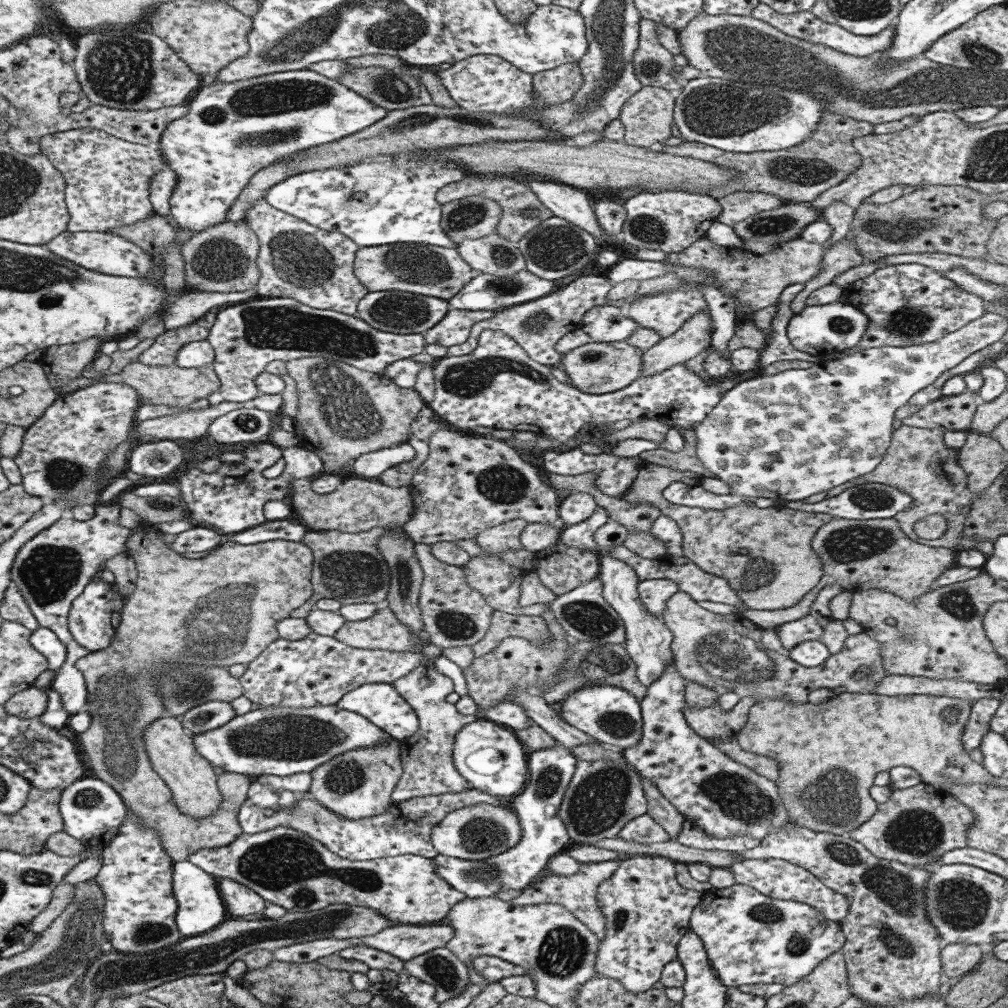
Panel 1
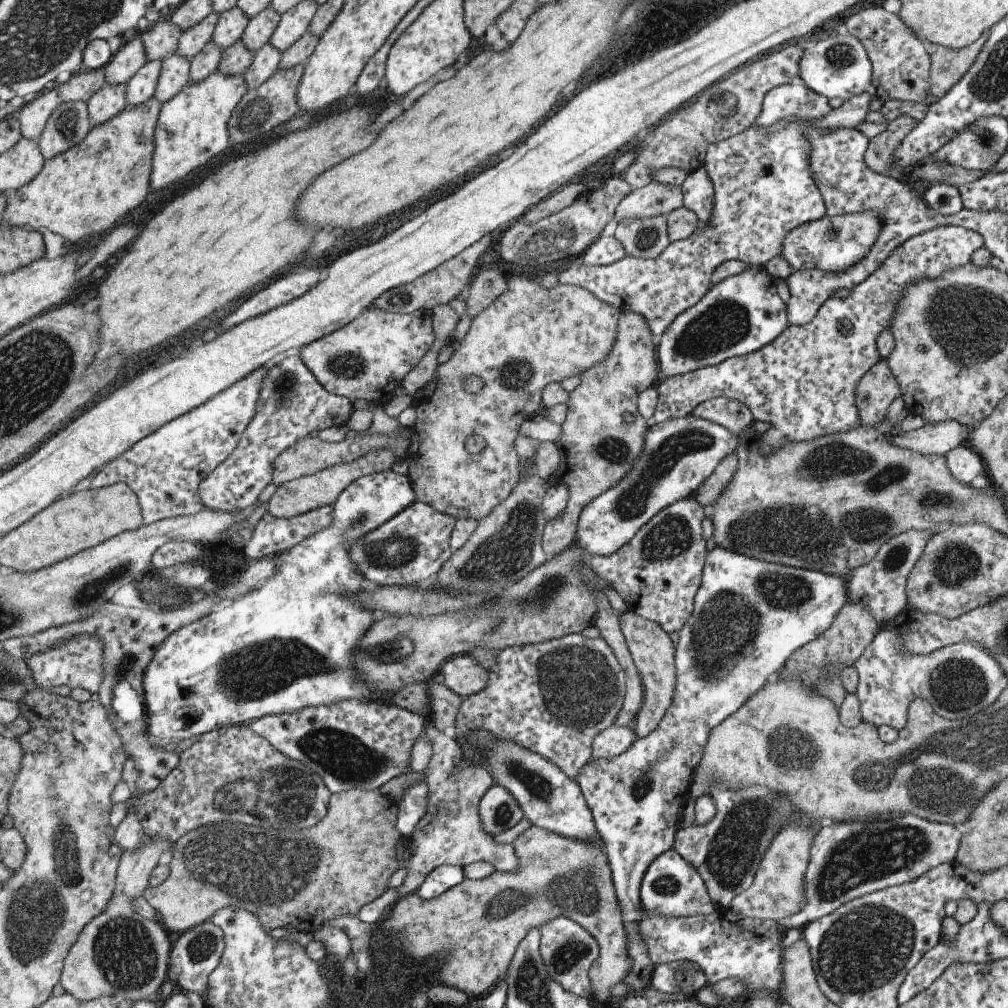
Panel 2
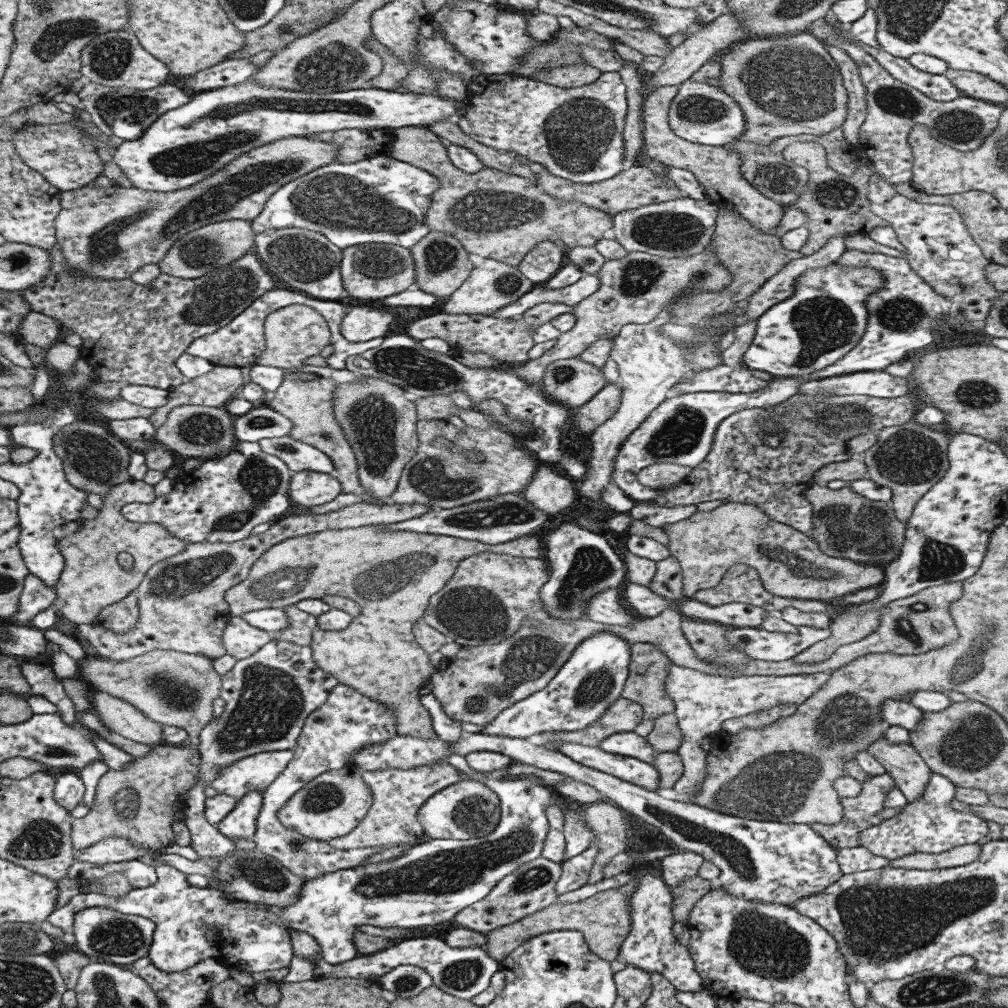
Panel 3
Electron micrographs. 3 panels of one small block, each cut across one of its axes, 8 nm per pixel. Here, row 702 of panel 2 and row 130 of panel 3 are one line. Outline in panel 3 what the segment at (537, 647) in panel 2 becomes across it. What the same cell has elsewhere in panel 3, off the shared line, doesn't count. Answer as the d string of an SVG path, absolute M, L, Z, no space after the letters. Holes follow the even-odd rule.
M616 69L609 70L608 72L601 73L598 80L594 81L591 85L582 85L572 89L565 90L563 88L552 86L551 84L543 83L529 77L516 75L514 72L508 74L482 74L467 85L468 106L465 115L458 120L458 124L462 132L467 136L470 136L476 142L483 144L484 146L492 148L500 148L500 150L506 150L506 152L515 152L520 156L525 156L532 162L541 164L547 171L554 176L571 180L571 182L577 182L578 184L592 184L596 182L602 182L608 180L618 173L621 173L626 169L628 164L625 160L625 148L623 141L623 131L625 128L625 116L627 115L627 88L623 83L621 76Z

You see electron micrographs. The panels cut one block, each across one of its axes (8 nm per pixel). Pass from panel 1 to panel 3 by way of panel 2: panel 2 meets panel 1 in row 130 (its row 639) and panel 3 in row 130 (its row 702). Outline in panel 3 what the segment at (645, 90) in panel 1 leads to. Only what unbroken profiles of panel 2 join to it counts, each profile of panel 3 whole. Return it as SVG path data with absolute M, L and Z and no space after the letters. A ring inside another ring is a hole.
M657 86L648 91L642 105L643 147L649 158L658 160L667 166L690 170L699 184L704 188L707 198L715 205L740 213L753 227L765 233L773 234L775 226L780 222L787 209L786 206L769 199L757 188L753 187L741 173L741 154L733 151L732 144L715 147L698 146L688 142L672 132L669 125L668 112L674 100L677 88L674 86Z

